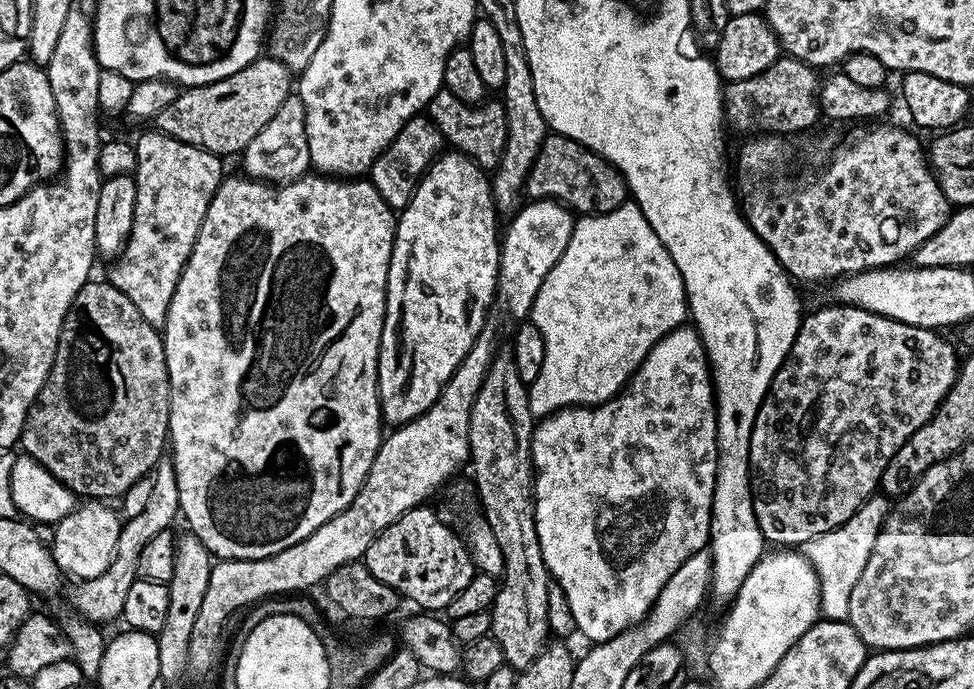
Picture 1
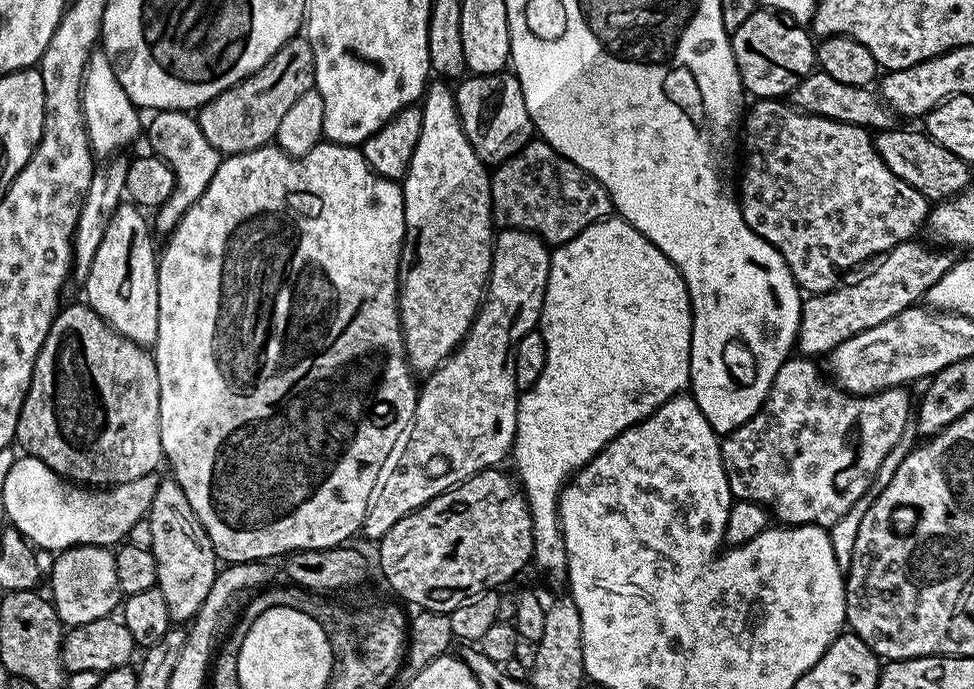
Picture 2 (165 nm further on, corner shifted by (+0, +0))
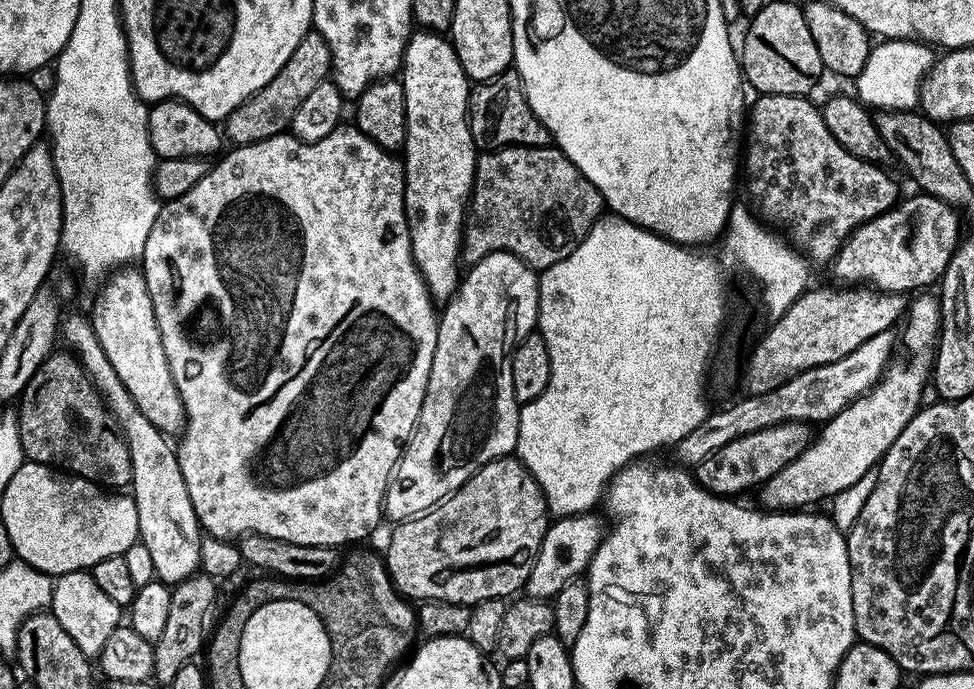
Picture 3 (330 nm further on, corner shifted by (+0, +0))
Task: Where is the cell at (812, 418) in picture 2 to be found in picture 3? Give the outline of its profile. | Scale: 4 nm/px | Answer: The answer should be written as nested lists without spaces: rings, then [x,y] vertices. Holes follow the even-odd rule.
[[[789,422],[763,428],[754,434],[746,434],[742,438],[734,438],[734,442],[726,442],[726,446],[722,446],[722,450],[718,450],[710,458],[695,465],[696,481],[713,496],[739,497],[739,492],[744,492],[747,488],[752,487],[755,489],[774,474],[778,474],[778,470],[782,470],[782,466],[794,462],[794,458],[798,458],[798,454],[802,454],[808,449],[813,436],[813,429],[807,423]]]

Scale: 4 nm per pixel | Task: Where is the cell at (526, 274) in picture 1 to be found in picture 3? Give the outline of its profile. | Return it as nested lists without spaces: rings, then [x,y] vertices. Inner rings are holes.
[[[509,252],[486,254],[486,258],[463,273],[459,289],[443,308],[438,316],[438,342],[420,417],[411,440],[403,449],[400,463],[396,465],[388,484],[388,493],[384,495],[384,516],[392,519],[392,522],[406,520],[435,508],[441,500],[448,499],[460,489],[479,468],[497,456],[511,456],[516,451],[521,405],[514,398],[510,366],[516,345],[538,324],[540,282],[537,273]]]

